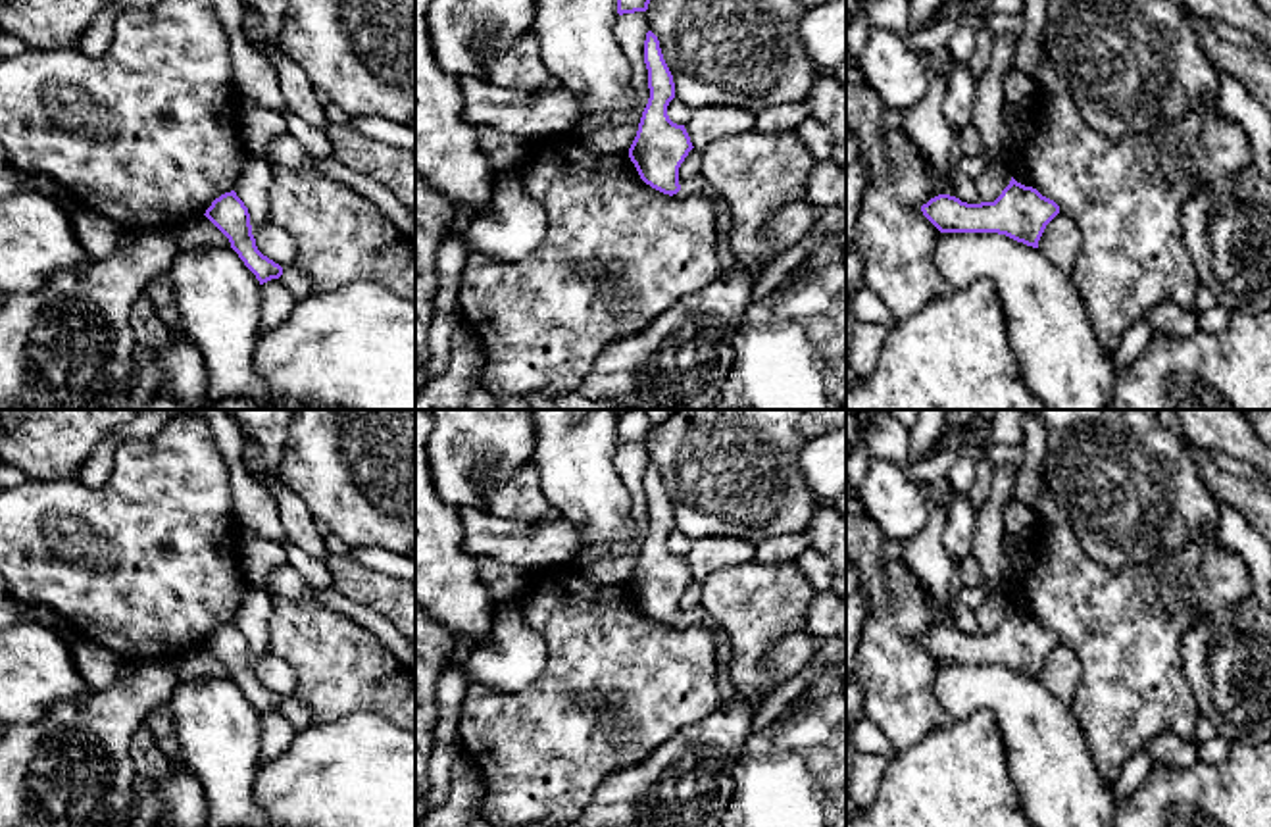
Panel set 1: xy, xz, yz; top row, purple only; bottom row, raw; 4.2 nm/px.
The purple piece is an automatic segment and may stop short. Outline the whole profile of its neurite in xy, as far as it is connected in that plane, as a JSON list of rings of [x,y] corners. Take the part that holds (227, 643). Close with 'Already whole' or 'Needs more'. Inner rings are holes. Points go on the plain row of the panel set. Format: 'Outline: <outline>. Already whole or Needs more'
Outline: [[[235,621],[215,629],[204,646],[229,669],[231,679],[260,715],[283,706],[283,698],[258,681],[248,639]]]. Already whole

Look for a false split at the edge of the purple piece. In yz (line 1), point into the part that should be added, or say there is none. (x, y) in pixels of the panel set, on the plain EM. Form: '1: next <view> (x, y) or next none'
1: next none

